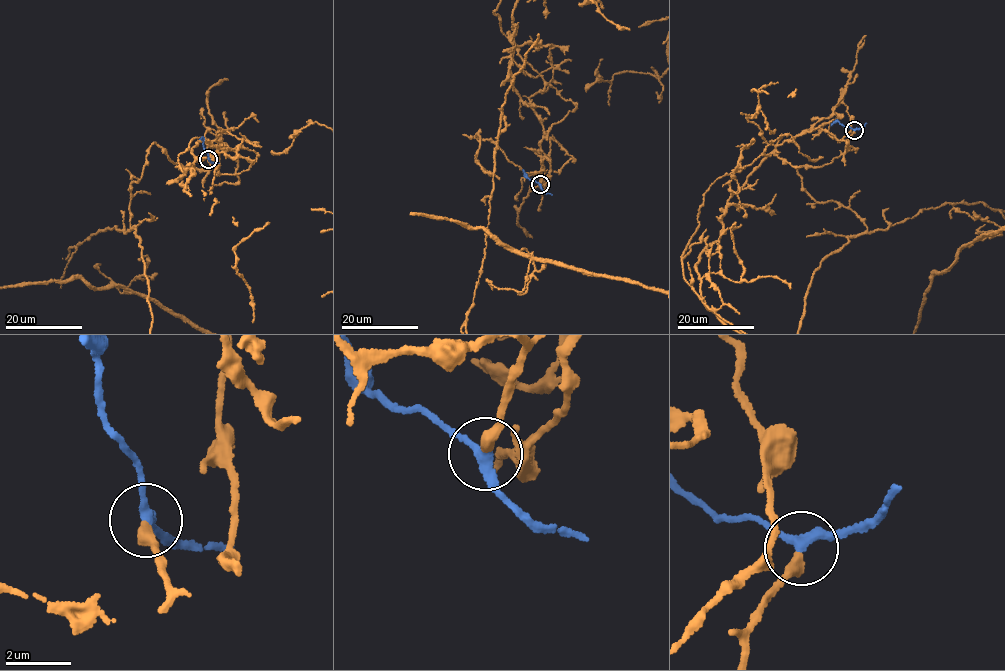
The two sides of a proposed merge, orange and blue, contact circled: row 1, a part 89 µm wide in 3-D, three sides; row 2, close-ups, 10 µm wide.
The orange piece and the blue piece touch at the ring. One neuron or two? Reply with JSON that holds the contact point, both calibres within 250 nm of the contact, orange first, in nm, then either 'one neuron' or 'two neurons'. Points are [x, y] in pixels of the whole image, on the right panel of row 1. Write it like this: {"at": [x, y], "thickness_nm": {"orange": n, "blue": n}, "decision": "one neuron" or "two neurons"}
{"at": [854, 130], "thickness_nm": {"orange": 360, "blue": 300}, "decision": "one neuron"}

